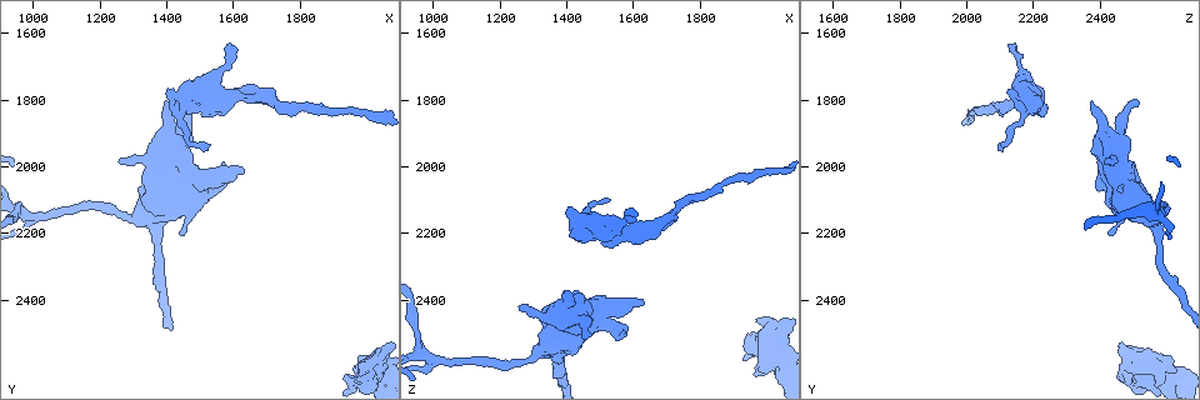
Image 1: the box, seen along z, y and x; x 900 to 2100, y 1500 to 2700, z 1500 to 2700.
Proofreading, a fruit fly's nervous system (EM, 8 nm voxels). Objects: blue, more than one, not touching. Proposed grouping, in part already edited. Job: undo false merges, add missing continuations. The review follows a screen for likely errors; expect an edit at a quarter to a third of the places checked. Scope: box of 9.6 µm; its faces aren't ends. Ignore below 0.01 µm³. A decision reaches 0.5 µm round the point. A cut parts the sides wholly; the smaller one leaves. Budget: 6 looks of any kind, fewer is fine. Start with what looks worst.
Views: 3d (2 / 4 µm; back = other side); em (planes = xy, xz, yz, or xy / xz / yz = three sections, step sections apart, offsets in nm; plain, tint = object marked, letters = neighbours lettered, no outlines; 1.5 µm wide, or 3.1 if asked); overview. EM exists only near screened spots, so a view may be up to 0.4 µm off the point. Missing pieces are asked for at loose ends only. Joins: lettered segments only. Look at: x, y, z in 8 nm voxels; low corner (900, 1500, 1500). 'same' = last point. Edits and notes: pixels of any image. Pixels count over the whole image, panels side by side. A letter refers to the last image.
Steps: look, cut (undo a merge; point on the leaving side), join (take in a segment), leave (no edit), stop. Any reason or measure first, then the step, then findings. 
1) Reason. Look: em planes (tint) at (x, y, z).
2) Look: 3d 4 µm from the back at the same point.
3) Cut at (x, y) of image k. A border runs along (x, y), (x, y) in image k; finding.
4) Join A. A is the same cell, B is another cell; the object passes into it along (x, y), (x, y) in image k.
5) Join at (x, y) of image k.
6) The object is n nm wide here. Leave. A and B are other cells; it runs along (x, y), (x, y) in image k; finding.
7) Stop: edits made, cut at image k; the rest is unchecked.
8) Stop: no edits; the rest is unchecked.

Thin end. Look: 3d 4 µm from the back at (1530, 1930, 2090).

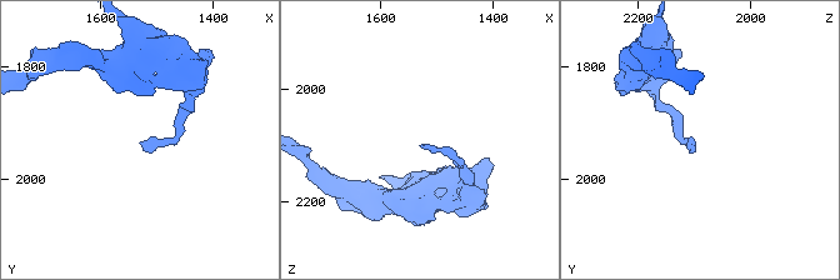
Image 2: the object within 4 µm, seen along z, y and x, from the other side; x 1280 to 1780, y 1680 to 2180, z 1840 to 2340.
Shape alone is not enough. Look: em xy step 4 (tint) at (1530, 1940, 2100).

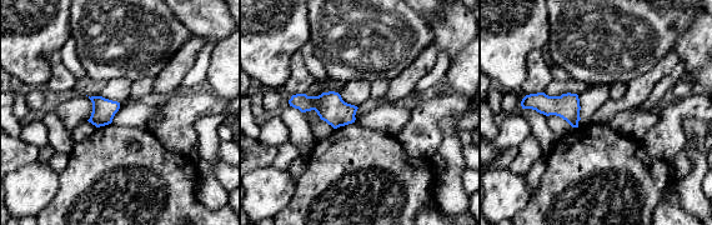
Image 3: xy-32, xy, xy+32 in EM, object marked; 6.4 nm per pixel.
Look: em planes (letters) at the same point.

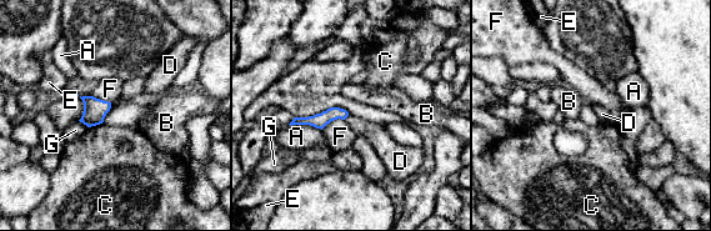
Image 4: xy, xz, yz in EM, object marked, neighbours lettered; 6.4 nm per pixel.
Leave. A, B, C, D, E, F and G are other cells; it runs along (344, 114), (296, 121) in image 4; no lettered segment goes on from it.

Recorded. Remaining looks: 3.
An open end. Look: em planes (plain) at (1940, 2620, 2510).

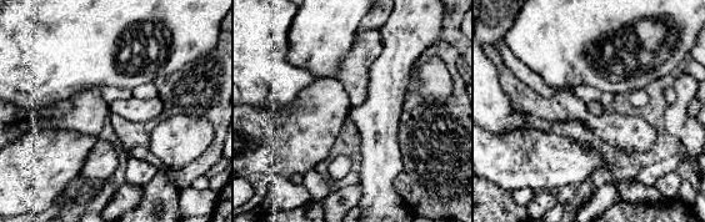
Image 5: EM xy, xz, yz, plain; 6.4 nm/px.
Where the object lies. Look: em planes (tint) at the same point.

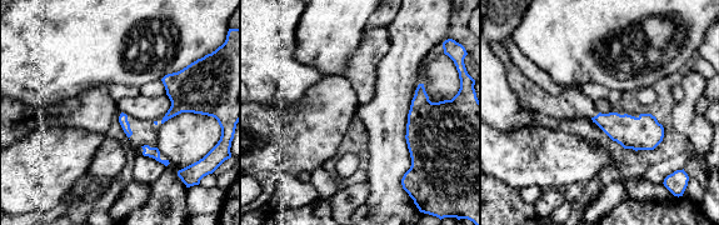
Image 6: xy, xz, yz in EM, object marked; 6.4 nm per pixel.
Look: em planes (letters) at the same point.

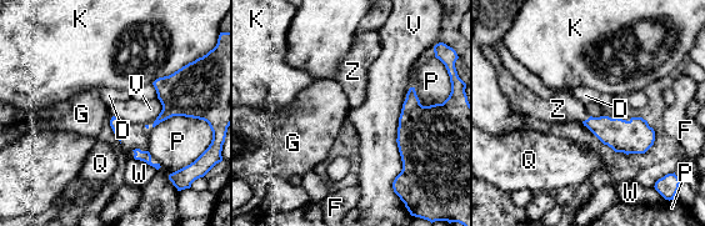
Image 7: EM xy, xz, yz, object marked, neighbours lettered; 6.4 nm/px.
Join Z. Z is the same cell, D, F, G, K, P, Q, V and W are other cells; the object passes into it along (620, 135), (585, 120), (563, 106) in image 7; it goes on there.

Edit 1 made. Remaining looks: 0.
Stop: edits made, join at image 7; the rest is unchecked.

